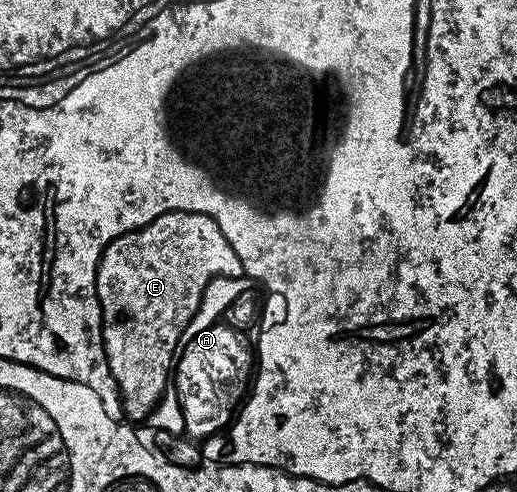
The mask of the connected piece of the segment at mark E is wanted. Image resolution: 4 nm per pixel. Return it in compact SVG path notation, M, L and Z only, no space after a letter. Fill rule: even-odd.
M195 211L192 213L172 213L162 219L158 219L152 227L148 227L144 234L146 241L130 241L134 239L119 239L116 243L107 241L100 249L100 293L104 303L104 323L106 329L106 345L112 369L116 373L114 383L114 396L120 406L122 417L127 422L142 421L151 416L152 404L150 397L161 398L163 394L160 387L167 387L167 382L157 376L158 368L170 367L170 359L174 359L174 345L180 345L180 335L186 327L186 323L196 321L196 311L202 309L204 299L200 301L200 283L210 287L210 291L216 293L218 305L222 305L232 295L242 295L242 299L248 299L254 303L252 307L252 345L256 345L256 351L252 351L252 369L254 373L262 370L262 337L266 333L274 333L278 325L286 325L286 317L290 317L290 301L286 301L286 293L278 293L274 285L266 285L263 277L257 277L256 271L248 268L248 262L242 261L238 253L228 243L225 232L218 225L218 217L215 213Z

